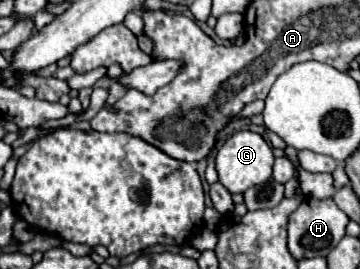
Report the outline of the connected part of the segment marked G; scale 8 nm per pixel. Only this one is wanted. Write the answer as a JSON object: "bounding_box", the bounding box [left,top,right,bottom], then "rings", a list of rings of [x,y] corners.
{"bounding_box":[216,130,274,194],"rings":[[[248,130],[236,132],[216,152],[216,170],[218,170],[220,182],[230,194],[244,194],[248,188],[262,184],[272,176],[272,166],[274,166],[272,148],[256,132],[248,132]]]}

